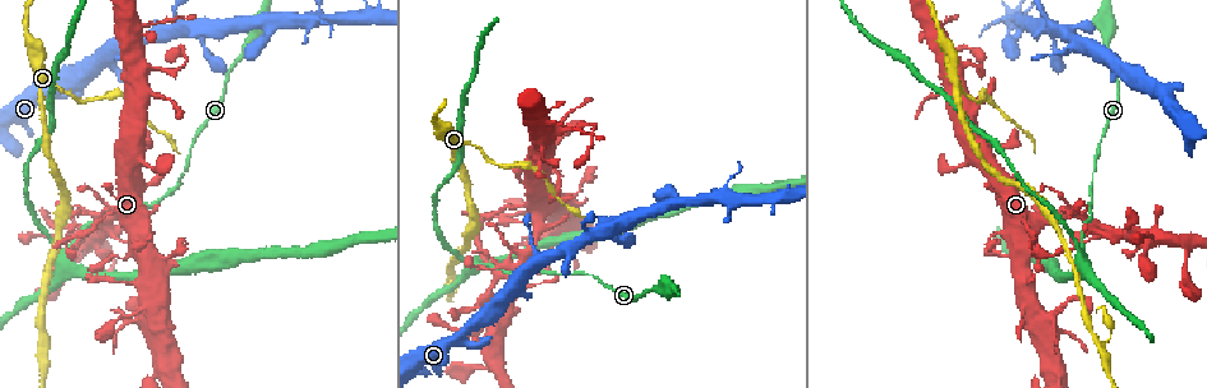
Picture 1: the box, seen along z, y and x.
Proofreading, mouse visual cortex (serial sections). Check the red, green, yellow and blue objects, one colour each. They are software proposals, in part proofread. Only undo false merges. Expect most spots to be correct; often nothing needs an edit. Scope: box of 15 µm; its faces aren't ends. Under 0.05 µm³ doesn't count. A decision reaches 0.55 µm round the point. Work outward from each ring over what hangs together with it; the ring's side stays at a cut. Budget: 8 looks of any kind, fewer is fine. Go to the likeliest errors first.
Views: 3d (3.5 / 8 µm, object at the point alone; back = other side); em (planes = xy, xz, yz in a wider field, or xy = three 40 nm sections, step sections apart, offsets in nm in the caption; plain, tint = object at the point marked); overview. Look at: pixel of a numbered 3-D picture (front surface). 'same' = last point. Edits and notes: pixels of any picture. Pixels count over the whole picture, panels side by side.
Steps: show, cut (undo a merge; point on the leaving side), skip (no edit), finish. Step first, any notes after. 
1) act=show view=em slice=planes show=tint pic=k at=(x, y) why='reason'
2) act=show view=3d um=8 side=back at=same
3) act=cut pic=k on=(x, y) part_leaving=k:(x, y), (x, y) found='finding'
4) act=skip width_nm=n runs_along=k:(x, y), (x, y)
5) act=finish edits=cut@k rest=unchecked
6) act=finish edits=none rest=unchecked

act=show view=3d um=3.5 pic=1 at=(455, 278) why='a fork'

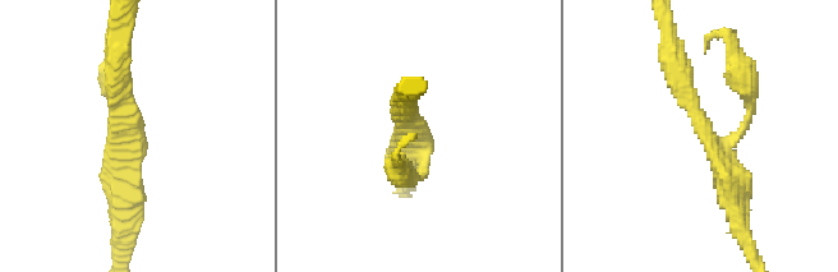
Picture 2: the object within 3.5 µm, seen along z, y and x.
act=show view=em slice=xy step=2 show=tint pic=2 at=(126, 130) arms=3 arm_widths_nm=150,300,350

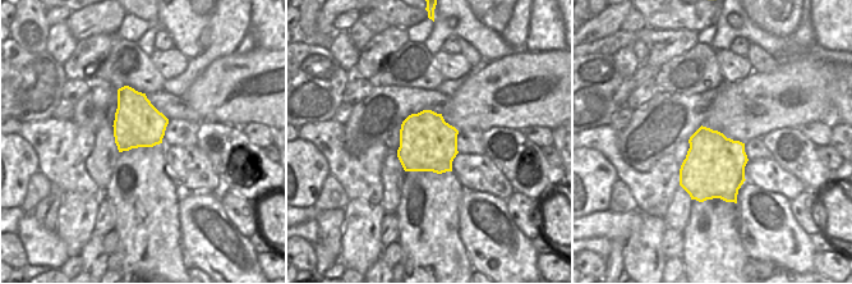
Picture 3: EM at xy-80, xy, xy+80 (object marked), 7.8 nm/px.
act=skip width_nm=440 runs_along=2:(670, 54), (728, 171), (735, 203) found='all the same cell'

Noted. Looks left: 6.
act=show view=3d um=8 pic=1 at=(595, 124) why='abrupt turn'

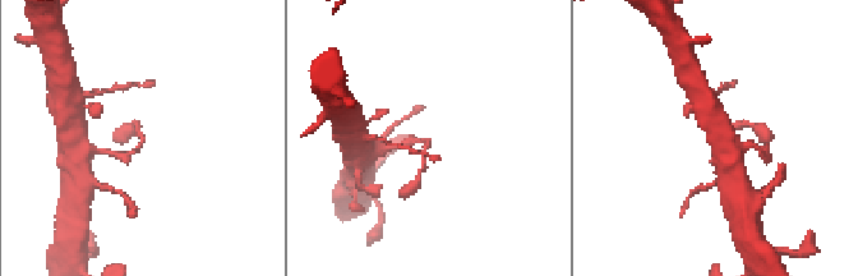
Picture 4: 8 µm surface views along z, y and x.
act=show view=em slice=xy step=3 show=tint pic=4 at=(428, 140) arm_widths_nm=150,200

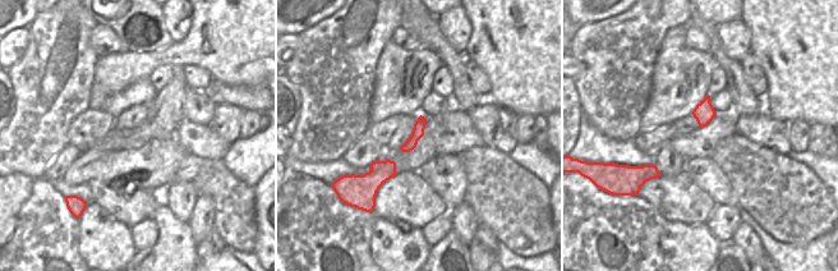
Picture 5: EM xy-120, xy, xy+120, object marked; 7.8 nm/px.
act=skip runs_along=5:(423, 120), (415, 137), (404, 148) found='continuous, no second cell'

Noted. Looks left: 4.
act=show view=3d um=3.5 side=back pic=1 at=(475, 261) why='arms part here'

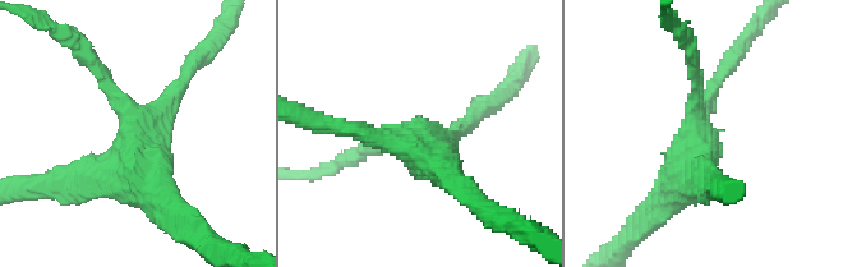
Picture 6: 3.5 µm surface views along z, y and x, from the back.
act=show view=em slice=xy step=2 show=tint pic=6 at=(695, 115) arms=3 arm_widths_nm=200,200,400 why='shape alone is not enough'

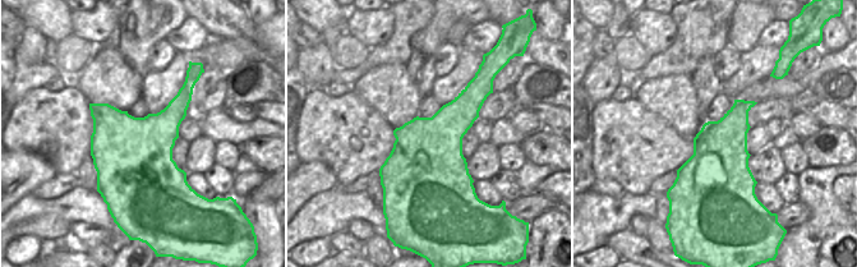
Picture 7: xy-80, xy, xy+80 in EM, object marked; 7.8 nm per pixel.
act=skip runs_along=6:(687, 50), (695, 67), (701, 176) found='continuous, no second cell'

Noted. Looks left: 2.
act=show view=3d um=3.5 pic=1 at=(1094, 223) why='abrupt turn'

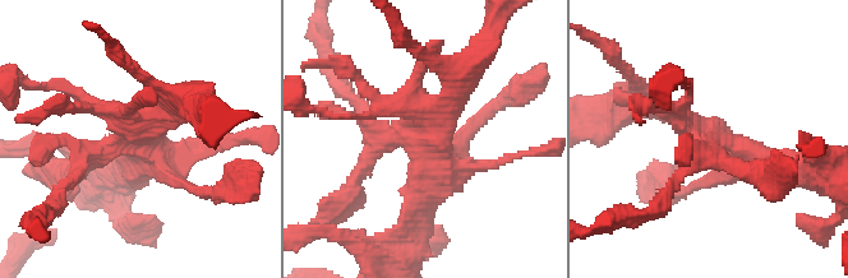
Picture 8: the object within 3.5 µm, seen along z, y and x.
act=show view=em slice=xy step=3 show=tint pic=8 at=(146, 130)

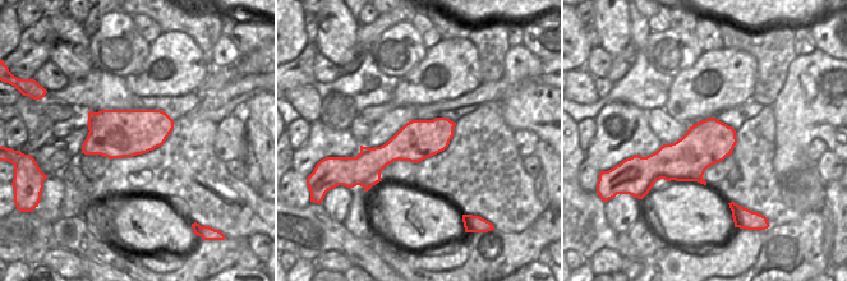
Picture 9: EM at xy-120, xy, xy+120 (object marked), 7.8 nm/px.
act=skip runs_along=8:(644, 100), (774, 170) found='all the same cell'

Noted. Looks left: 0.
act=finish edits=none rest=unchecked

